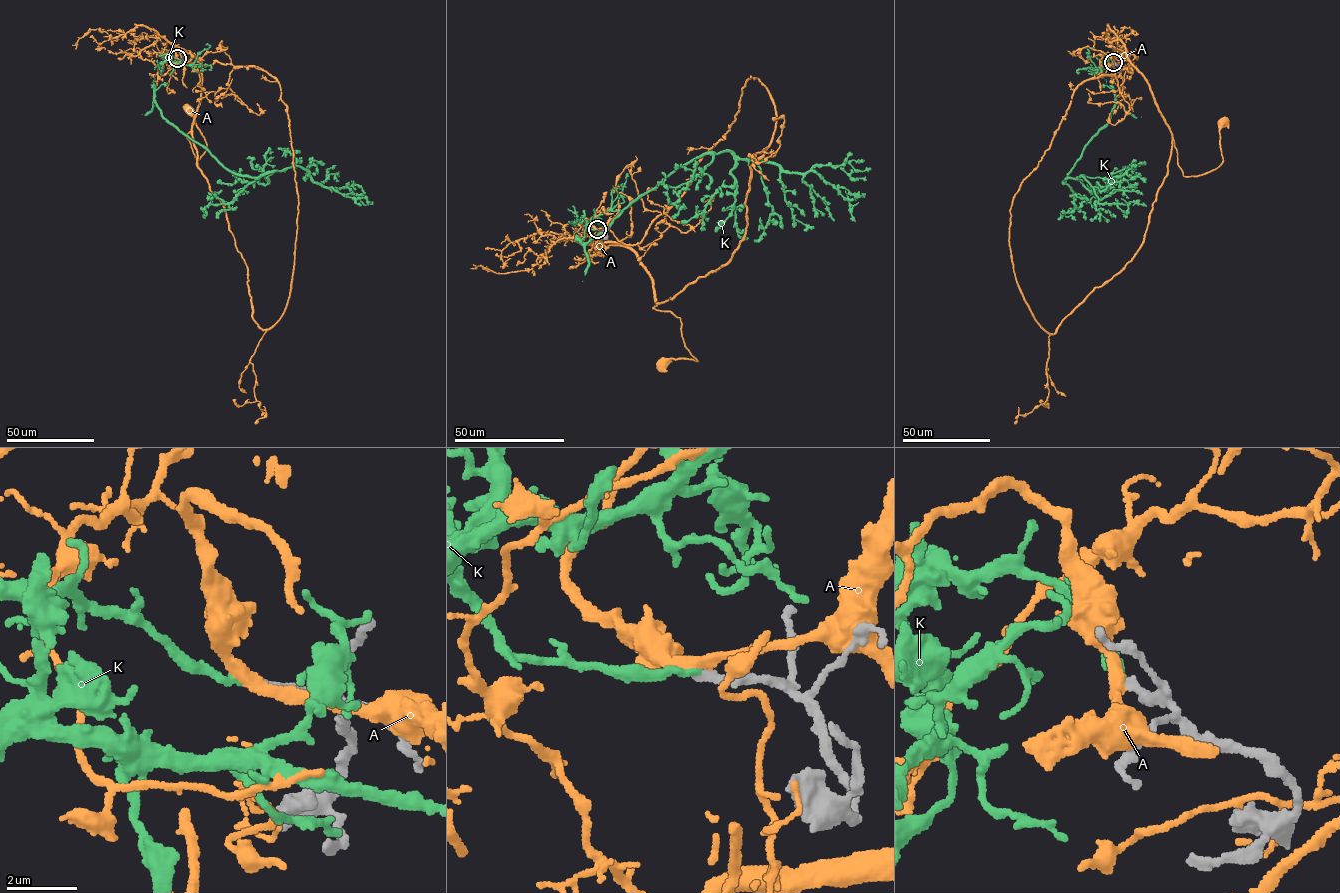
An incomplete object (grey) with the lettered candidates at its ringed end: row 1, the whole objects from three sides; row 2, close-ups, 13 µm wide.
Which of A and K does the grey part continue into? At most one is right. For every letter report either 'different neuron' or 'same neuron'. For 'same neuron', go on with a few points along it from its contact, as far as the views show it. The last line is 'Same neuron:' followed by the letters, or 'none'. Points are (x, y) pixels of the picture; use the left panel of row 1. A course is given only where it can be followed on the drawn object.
A: different neuron
K: same neuron; it runs (177, 58), (168, 54), (157, 107), (230, 170), (300, 166), (330, 189), (352, 186)
Same neuron: K

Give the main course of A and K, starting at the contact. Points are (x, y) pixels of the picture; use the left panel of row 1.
A: (178, 58), (174, 47), (201, 68), (186, 135), (198, 166), (206, 142), (187, 110)
K: (177, 58), (168, 54), (157, 107), (230, 170), (300, 166), (330, 189), (352, 186)

